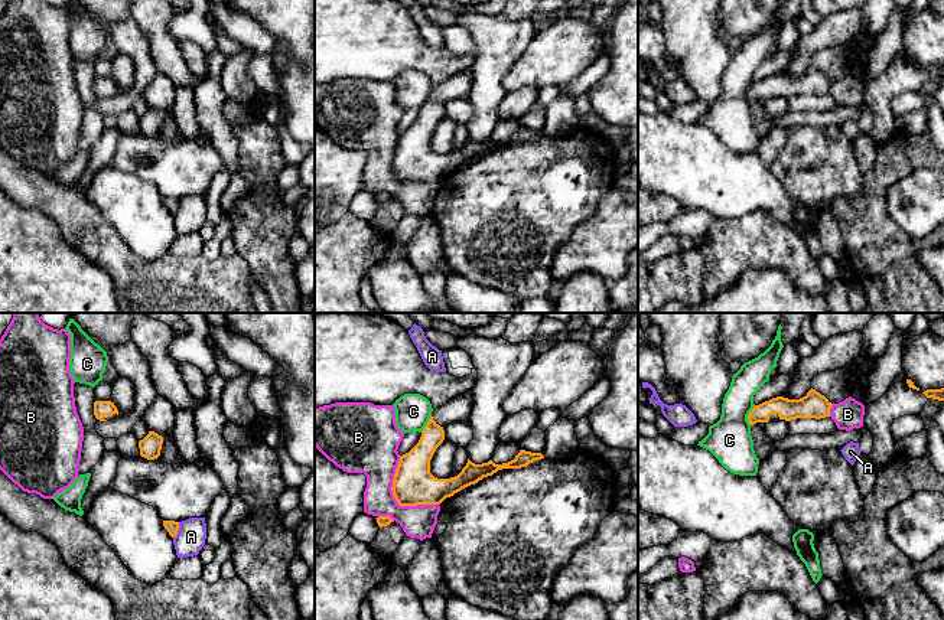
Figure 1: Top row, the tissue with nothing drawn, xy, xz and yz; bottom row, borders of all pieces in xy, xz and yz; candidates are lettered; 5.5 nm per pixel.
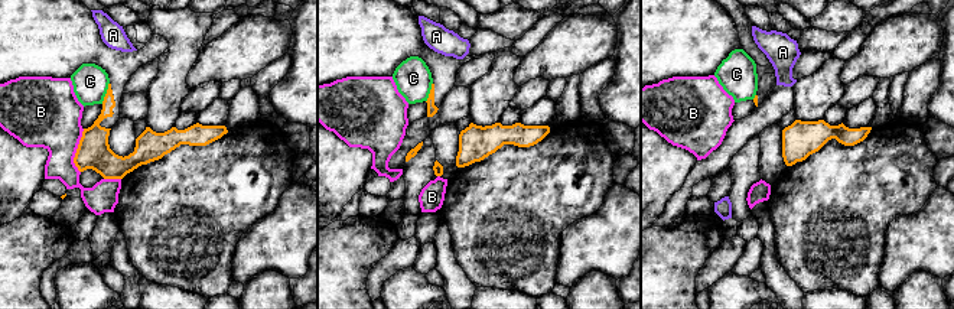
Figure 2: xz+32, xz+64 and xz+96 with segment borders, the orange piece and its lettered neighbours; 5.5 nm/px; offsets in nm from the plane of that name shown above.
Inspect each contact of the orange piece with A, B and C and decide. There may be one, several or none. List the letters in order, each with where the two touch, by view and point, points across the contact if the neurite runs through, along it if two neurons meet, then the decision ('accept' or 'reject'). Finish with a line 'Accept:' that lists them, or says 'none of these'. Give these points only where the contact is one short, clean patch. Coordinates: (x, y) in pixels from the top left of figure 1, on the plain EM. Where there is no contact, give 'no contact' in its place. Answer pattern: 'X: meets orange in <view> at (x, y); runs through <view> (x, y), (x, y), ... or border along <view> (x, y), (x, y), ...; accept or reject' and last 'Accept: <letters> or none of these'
A: meets orange in xy at (178, 206); reject
B: meets orange in xz at (396, 176); reject
C: meets orange in yz at (748, 92); border along yz (755, 82), (748, 92), (749, 101); reject
Accept: none of these

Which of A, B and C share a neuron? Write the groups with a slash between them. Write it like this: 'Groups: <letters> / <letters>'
Groups: A / B / C

